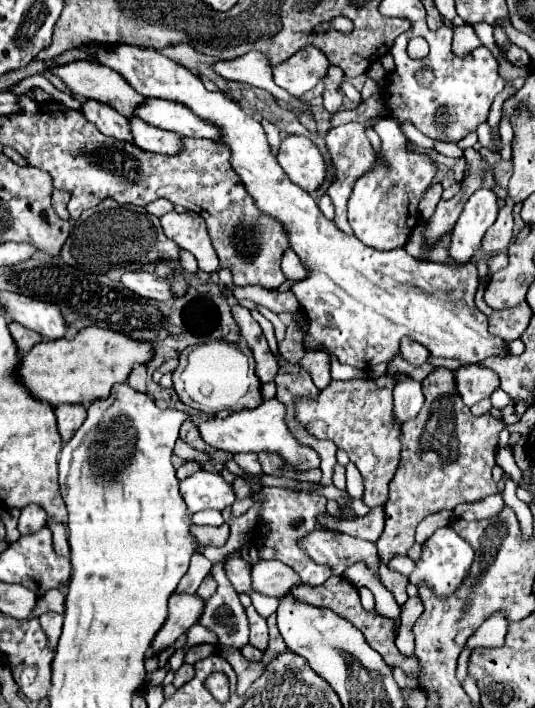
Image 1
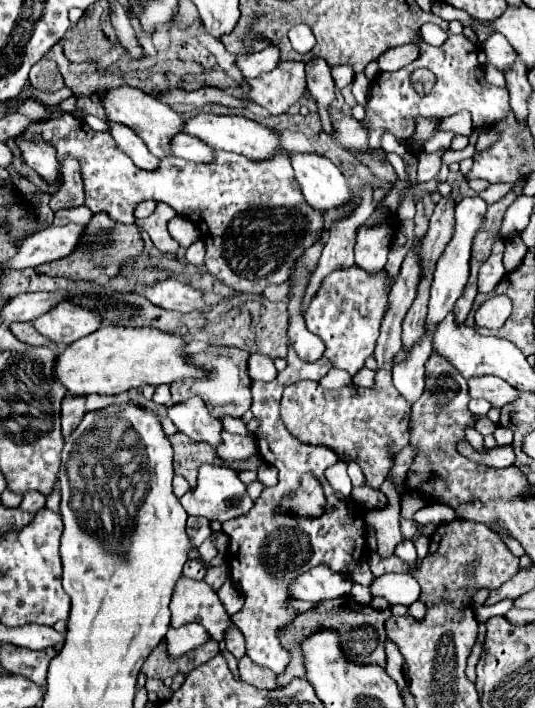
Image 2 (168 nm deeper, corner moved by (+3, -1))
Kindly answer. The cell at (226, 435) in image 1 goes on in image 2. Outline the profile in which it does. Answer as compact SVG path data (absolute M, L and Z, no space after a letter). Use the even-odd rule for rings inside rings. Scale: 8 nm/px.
M193 396L179 404L173 404L167 410L167 416L173 420L179 432L189 436L195 442L207 442L211 446L221 444L221 422L209 414L203 400Z

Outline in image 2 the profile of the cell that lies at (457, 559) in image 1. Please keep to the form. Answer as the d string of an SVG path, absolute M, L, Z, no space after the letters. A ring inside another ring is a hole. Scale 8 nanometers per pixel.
M403 540L397 544L395 548L395 554L403 560L403 562L409 562L411 566L417 562L417 554L415 554L415 546L411 540Z

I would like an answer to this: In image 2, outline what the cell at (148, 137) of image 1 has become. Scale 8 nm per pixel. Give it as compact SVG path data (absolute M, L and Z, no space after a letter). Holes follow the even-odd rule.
M189 134L175 136L173 138L173 144L171 144L171 152L177 158L191 160L191 162L211 164L215 160L215 150L209 144L205 144L203 140L195 138L195 136L189 136Z

